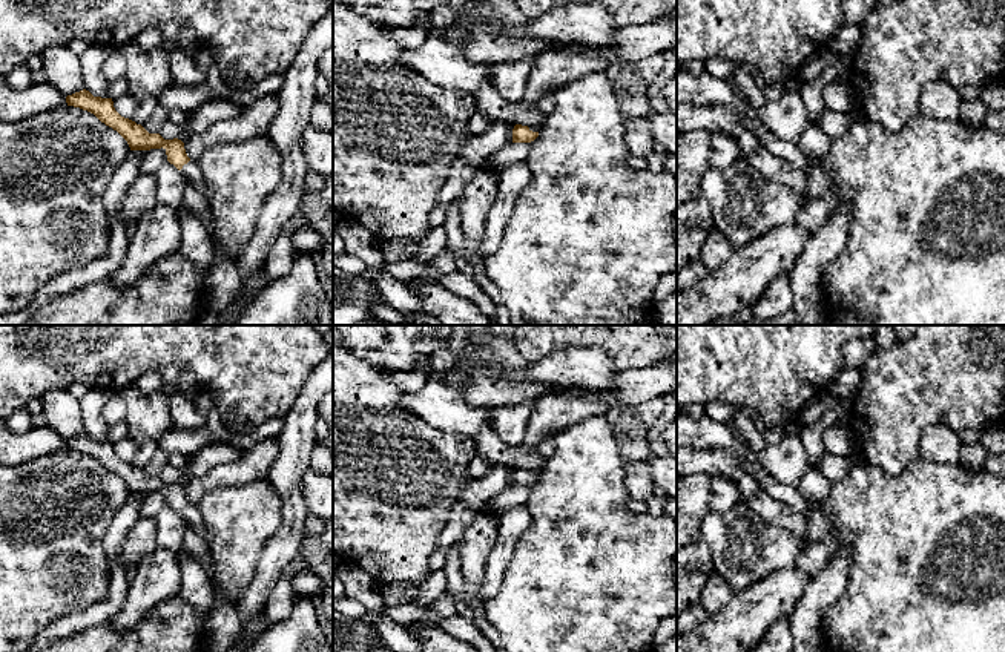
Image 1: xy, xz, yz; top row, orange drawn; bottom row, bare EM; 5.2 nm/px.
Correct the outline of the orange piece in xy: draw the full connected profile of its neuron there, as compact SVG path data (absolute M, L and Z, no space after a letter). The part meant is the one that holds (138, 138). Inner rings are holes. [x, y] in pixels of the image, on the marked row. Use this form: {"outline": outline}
{"outline": "M83 89L66 97L68 106L80 107L94 114L101 123L117 130L129 144L130 150L164 149L167 161L173 164L189 183L192 183L201 193L206 195L206 183L201 167L192 161L184 149L184 143L178 138L164 140L160 133L149 133L141 124L121 117L112 98L94 97Z"}

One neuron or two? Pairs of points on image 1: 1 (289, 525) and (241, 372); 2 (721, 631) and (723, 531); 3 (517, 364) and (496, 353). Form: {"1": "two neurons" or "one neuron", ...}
{"1": "two neurons", "2": "two neurons", "3": "one neuron"}

